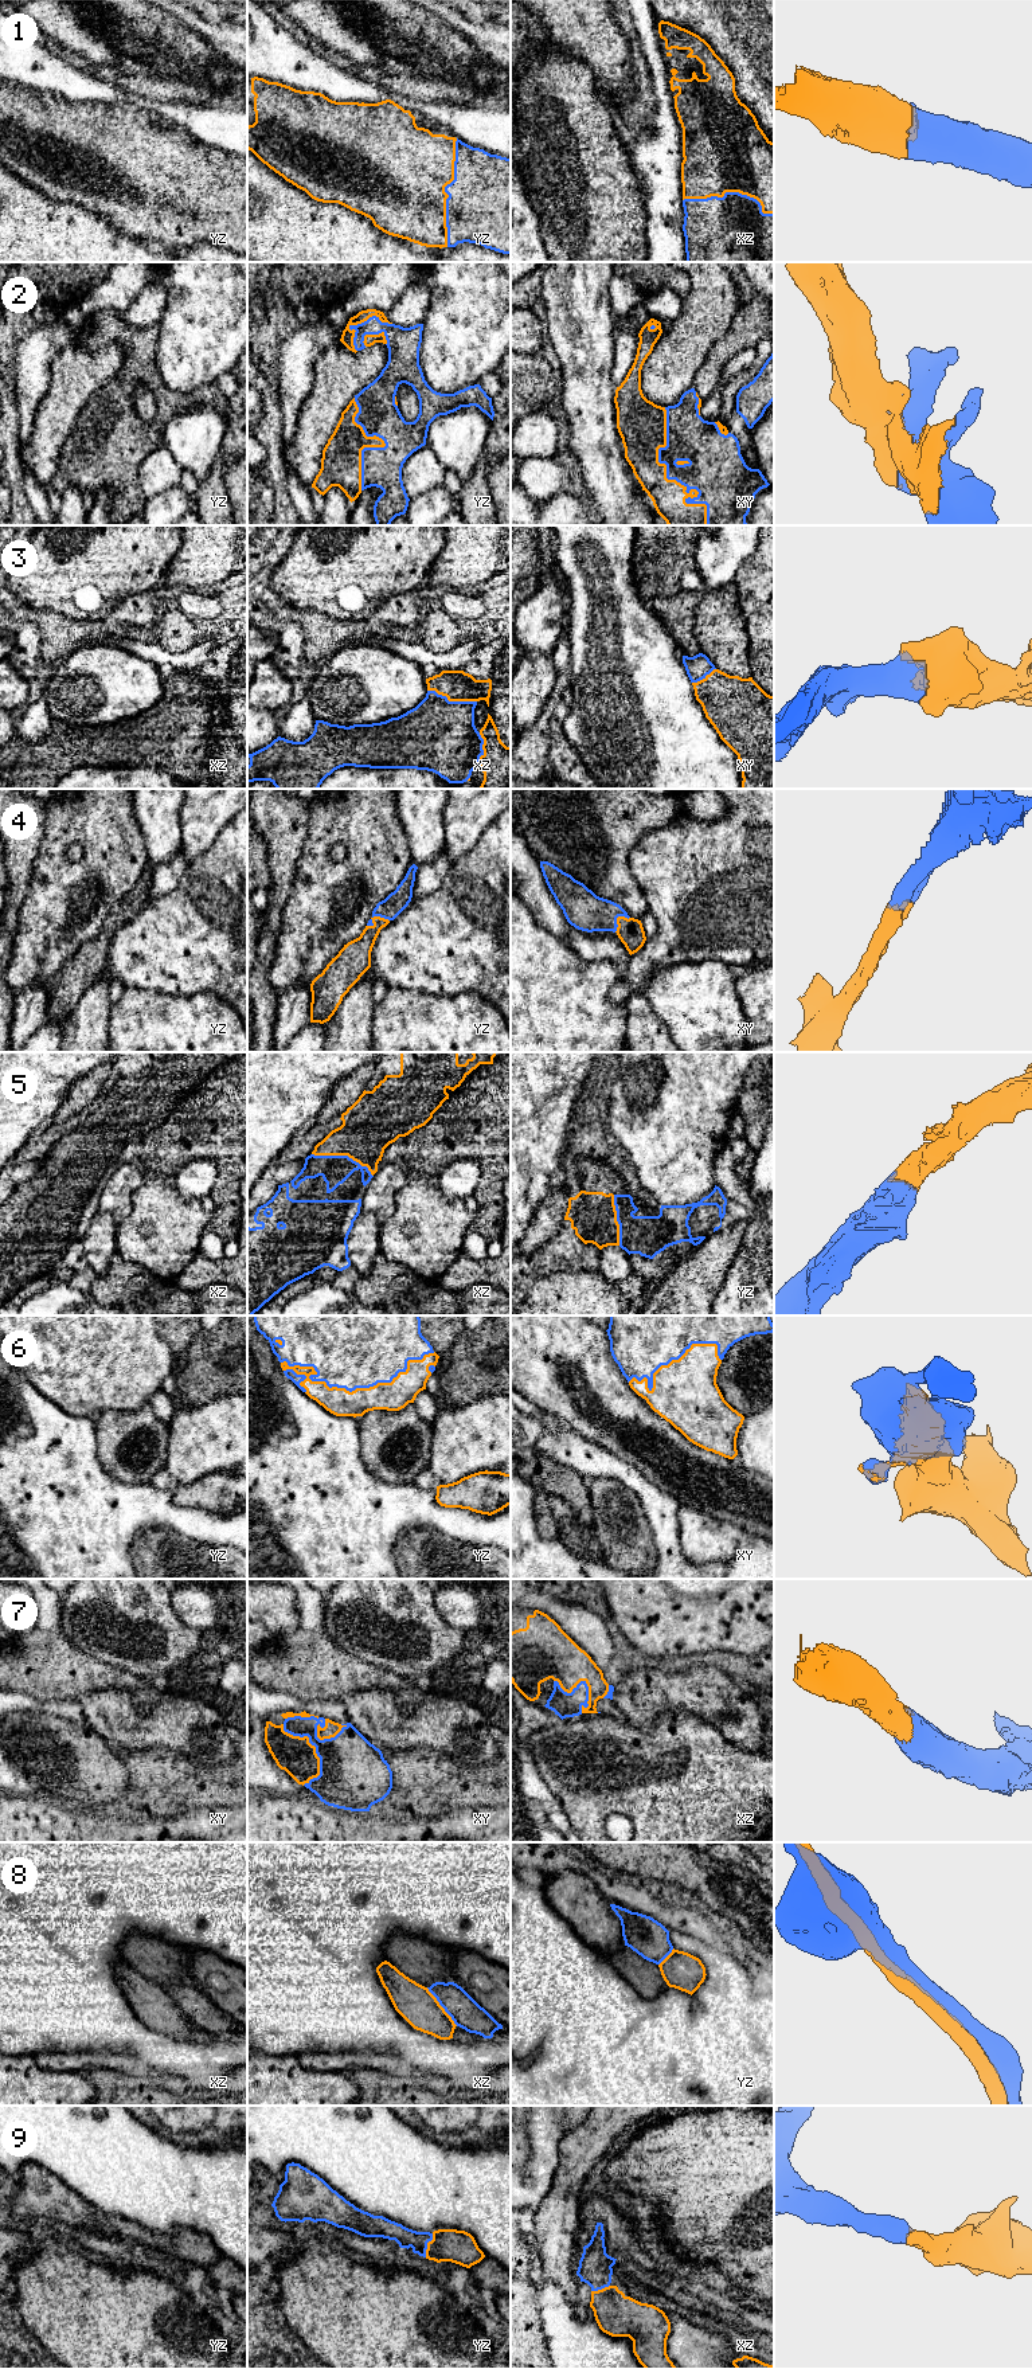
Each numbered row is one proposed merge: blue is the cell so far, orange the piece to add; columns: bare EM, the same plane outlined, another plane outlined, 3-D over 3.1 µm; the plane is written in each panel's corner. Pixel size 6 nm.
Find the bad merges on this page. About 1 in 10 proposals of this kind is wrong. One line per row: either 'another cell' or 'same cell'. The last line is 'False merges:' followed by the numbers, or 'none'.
1: same cell
2: same cell
3: same cell
4: same cell
5: same cell
6: same cell
7: same cell
8: another cell
9: same cell
False merges: 8

